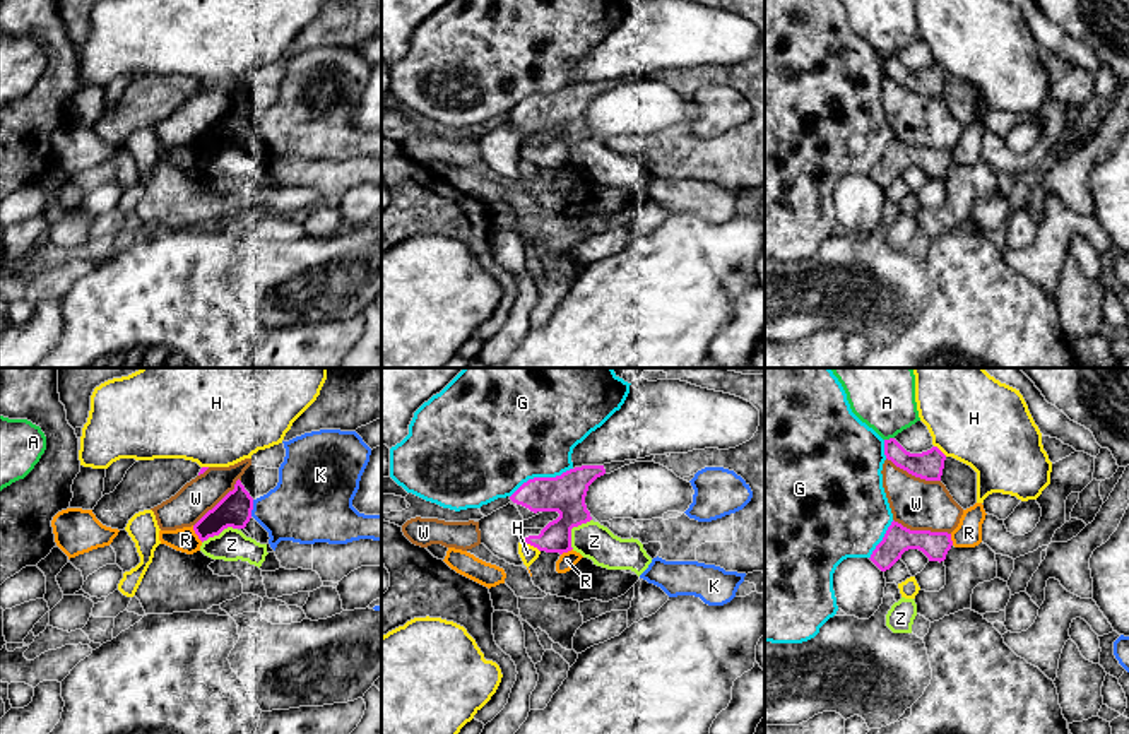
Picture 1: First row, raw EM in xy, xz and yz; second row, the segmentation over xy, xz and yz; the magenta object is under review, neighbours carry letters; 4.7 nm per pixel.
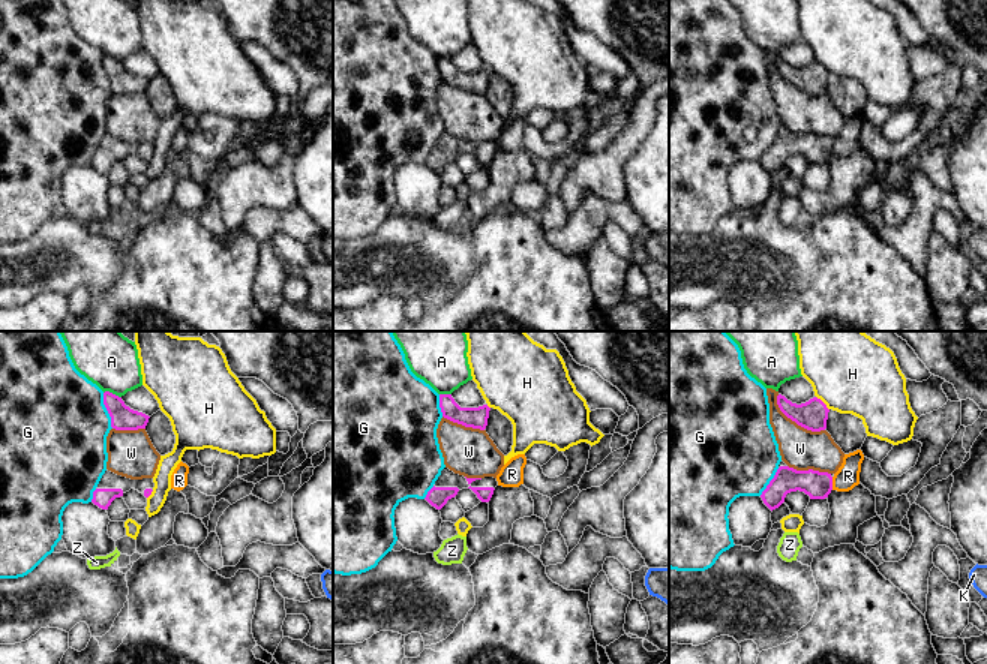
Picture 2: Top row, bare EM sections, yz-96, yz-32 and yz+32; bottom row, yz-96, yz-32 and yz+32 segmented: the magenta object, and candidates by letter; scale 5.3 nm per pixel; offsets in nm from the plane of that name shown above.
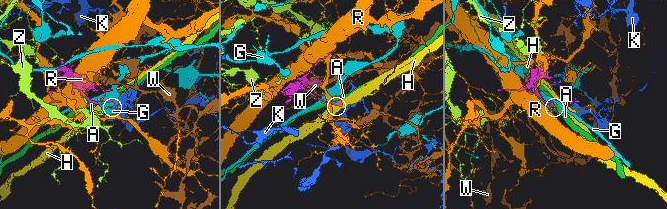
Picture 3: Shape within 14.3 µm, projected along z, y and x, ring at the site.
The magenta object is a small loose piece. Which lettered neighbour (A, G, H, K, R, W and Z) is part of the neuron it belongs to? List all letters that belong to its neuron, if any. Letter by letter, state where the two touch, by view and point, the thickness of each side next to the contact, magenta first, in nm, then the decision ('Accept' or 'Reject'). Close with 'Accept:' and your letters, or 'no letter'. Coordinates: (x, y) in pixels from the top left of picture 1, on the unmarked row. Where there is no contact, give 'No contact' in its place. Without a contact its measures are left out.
A: Touches magenta at yz (890, 55). Thickness 130 nm (magenta) against 240 nm. Reject
G: Touches magenta at xz (541, 94). Thickness 180 nm (magenta) against 460 nm. Reject
H: Touches magenta at xz (532, 161). Thickness 160 nm (magenta) against 80 nm. Reject
K: Touches magenta at xy (252, 125). Thickness 160 nm (magenta) against 340 nm. Reject
R: Touches magenta at xy (195, 149). Thickness 160 nm (magenta) against 120 nm. Reject
W: Touches magenta at yz (922, 147). Thickness 130 nm (magenta) against 240 nm. Reject
Z: Touches magenta at xz (572, 144). Thickness 180 nm (magenta) against 170 nm. Reject
Accept: no letter

